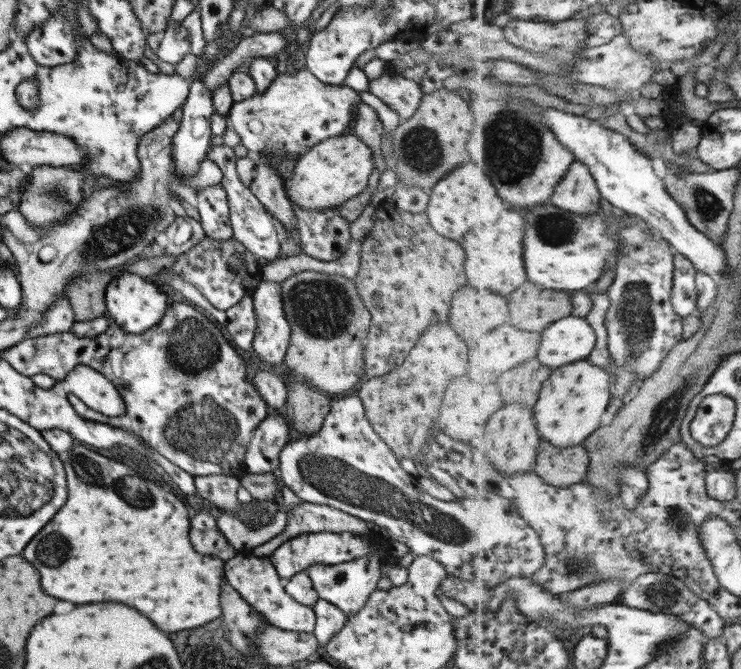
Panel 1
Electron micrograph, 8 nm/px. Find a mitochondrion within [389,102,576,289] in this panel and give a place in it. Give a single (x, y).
(514, 145)

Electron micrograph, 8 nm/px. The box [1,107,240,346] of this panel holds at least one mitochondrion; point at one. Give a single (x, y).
(130, 227)

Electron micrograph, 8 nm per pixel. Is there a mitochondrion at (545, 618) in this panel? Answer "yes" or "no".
no

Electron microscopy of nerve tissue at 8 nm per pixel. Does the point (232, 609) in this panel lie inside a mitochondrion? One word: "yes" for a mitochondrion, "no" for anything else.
no

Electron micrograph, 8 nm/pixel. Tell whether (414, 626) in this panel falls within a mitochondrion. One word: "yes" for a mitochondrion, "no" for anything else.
no

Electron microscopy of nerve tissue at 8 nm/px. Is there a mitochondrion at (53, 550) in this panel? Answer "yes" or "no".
yes

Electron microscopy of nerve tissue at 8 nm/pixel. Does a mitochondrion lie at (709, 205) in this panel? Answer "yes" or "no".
yes

